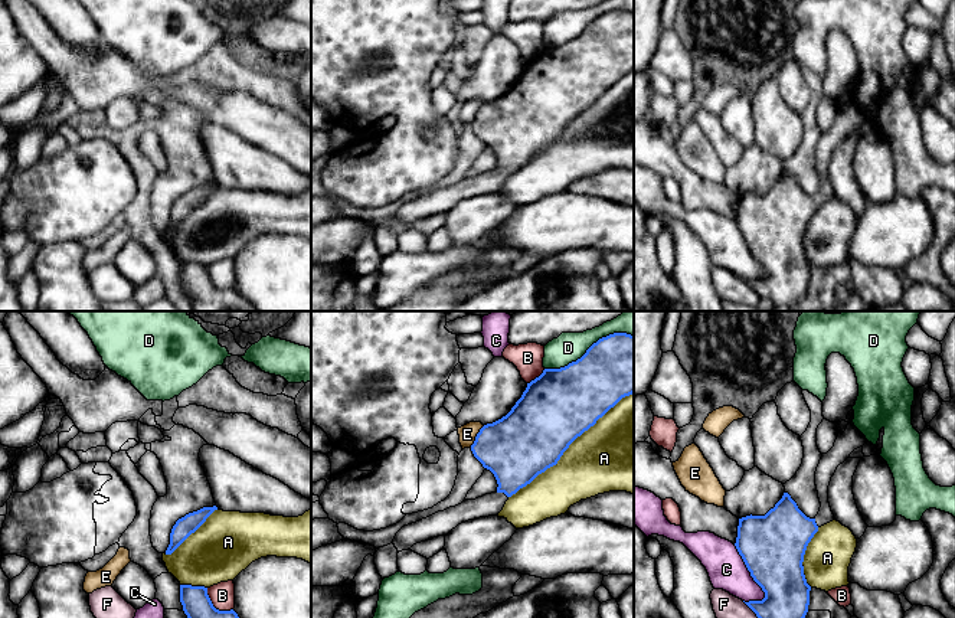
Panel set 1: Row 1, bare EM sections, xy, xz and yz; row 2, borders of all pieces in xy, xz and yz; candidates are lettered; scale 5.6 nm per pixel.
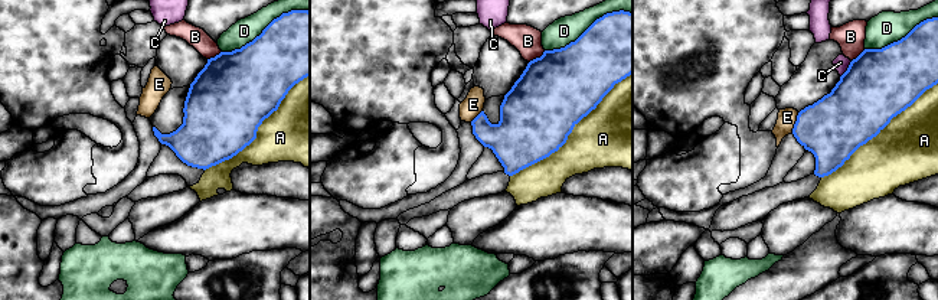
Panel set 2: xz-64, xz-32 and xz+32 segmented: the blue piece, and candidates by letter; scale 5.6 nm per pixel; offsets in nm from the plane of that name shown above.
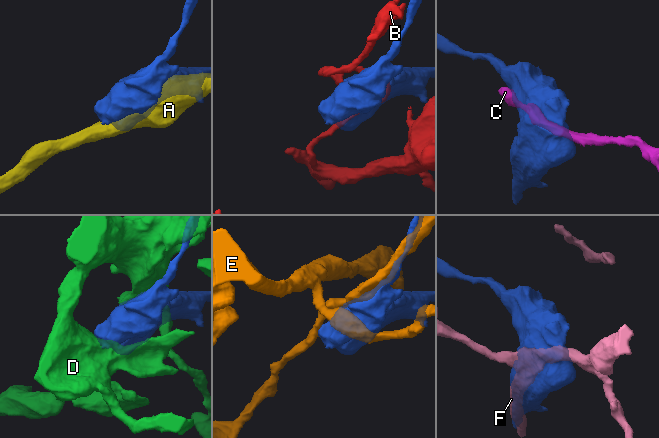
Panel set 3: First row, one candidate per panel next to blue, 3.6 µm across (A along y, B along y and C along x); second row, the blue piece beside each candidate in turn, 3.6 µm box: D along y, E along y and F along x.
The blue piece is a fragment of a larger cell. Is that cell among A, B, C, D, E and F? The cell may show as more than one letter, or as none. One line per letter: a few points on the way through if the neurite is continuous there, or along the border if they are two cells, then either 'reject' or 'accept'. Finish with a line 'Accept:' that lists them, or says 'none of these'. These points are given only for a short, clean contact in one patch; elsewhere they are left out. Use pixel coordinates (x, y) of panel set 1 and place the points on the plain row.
A: reject
B: reject
C: reject
D: reject
E: reject
F: reject
Accept: none of these

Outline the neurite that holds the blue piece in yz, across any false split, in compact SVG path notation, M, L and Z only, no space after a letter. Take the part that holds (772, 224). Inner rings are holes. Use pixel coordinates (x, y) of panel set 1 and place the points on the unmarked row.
M850 99L844 109L838 109L834 124L822 131L815 148L821 184L814 196L807 194L788 170L765 193L739 196L735 223L765 269L762 278L745 281L761 300L792 308L805 295L811 268L802 243L807 223L821 203L834 197L828 180L831 154L866 120L866 114Z

